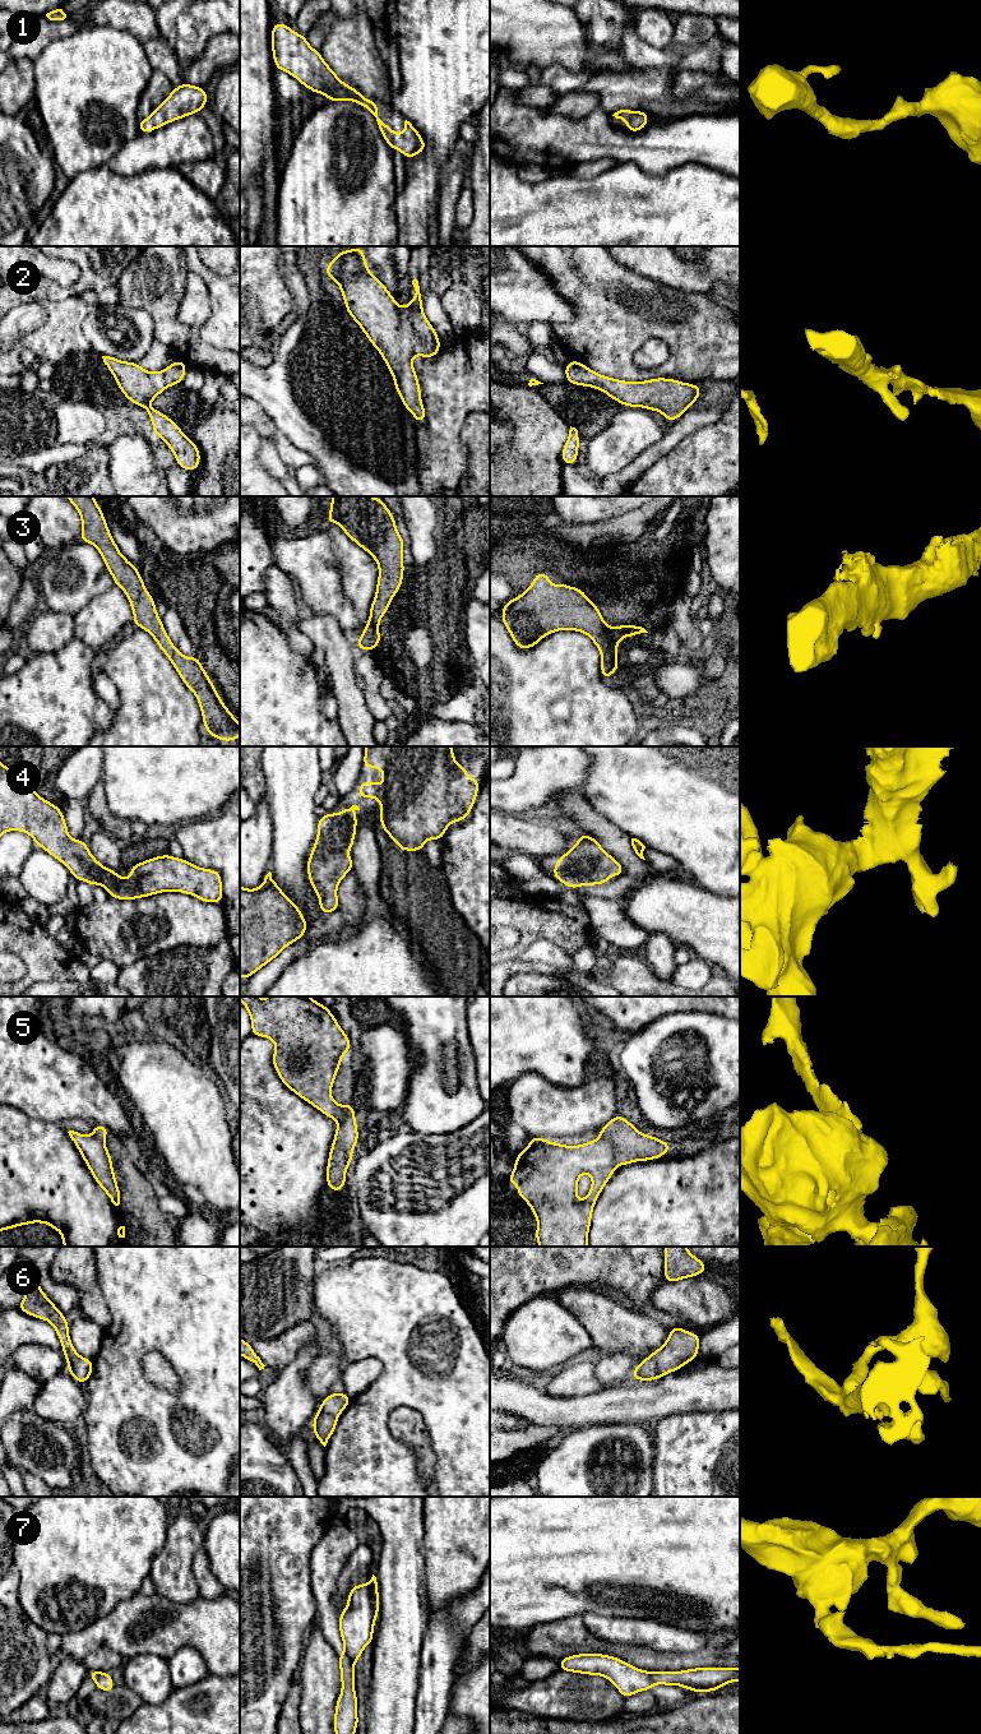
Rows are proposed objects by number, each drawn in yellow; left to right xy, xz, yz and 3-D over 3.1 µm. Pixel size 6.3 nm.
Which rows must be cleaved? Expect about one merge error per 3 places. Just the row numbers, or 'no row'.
5, 7

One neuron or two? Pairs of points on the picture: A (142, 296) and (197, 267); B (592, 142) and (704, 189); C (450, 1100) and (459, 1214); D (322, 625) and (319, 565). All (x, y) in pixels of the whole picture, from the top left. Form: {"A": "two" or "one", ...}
{"A": "two", "B": "two", "C": "two", "D": "two"}

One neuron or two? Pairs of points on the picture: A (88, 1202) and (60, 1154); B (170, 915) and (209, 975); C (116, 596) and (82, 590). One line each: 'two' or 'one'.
A: one
B: two
C: two

